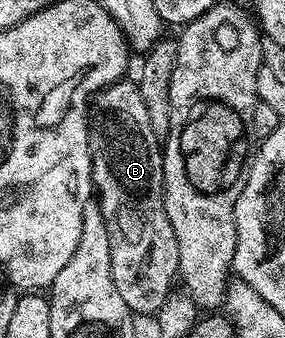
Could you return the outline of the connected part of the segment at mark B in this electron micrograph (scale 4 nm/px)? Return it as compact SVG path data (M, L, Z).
M129 78L116 80L114 84L107 85L93 97L89 119L89 149L91 149L91 162L93 163L93 187L97 205L101 207L103 222L107 222L107 234L111 238L111 274L115 278L115 287L118 288L123 302L127 302L127 306L138 317L152 317L167 302L170 292L174 291L175 281L179 276L177 270L179 266L179 246L175 242L175 230L171 230L171 222L167 218L167 210L165 209L165 183L163 182L163 162L161 161L163 144L155 134L155 130L151 130L151 118L147 118L147 106L143 106L143 94L140 87L134 81L132 84Z

